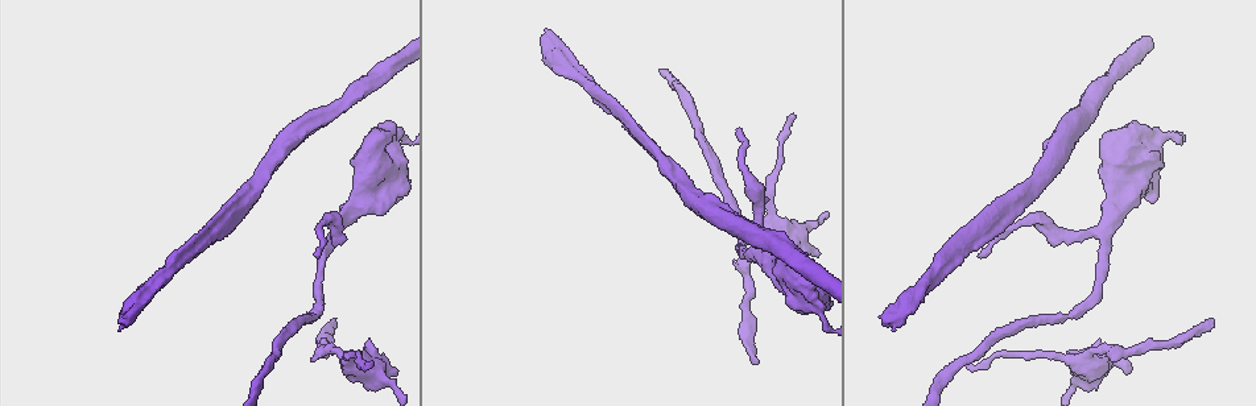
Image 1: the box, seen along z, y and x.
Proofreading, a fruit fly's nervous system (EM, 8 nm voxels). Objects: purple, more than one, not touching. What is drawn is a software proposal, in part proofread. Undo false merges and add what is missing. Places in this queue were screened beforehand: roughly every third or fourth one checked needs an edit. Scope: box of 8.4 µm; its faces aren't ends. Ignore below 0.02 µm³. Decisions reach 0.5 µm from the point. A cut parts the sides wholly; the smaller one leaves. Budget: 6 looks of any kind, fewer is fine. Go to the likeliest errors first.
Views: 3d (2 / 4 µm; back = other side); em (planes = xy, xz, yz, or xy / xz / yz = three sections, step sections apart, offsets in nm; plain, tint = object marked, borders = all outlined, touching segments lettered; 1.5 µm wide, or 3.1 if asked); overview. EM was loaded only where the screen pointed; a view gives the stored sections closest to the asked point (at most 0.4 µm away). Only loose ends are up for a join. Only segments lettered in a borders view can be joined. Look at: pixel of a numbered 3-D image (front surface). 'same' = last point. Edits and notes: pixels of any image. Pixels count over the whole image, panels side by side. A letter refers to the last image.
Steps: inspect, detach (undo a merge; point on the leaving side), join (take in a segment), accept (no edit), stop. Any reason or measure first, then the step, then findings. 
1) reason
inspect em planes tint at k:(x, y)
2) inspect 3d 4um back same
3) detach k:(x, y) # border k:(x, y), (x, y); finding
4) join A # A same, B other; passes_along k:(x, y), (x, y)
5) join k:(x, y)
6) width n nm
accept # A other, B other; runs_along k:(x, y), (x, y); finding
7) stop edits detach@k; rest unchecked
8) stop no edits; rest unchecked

thin end
inspect em xz step 8 tint at 1:(334, 320)

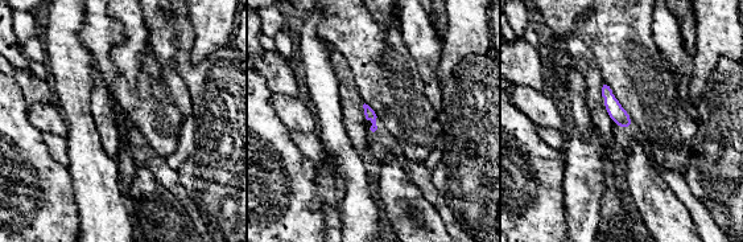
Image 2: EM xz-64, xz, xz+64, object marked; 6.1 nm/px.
cut it another way
inspect em planes borders same

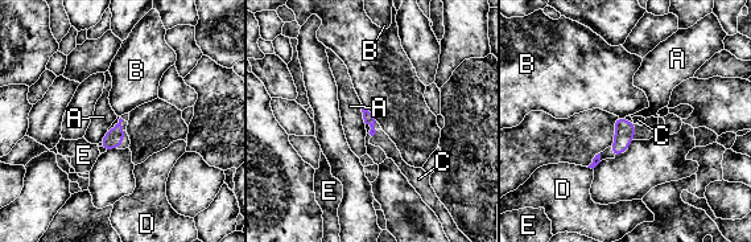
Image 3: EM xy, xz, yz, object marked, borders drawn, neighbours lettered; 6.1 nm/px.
longest_contact A 110 nm
join C # A other, B other, C same, D other, E other; the neuron continues

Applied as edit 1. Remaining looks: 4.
an open end
inspect em planes tint at 1:(1129, 372)

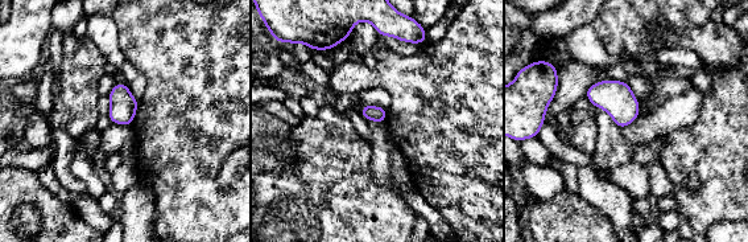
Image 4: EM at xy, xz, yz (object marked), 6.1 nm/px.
inspect em planes borders same

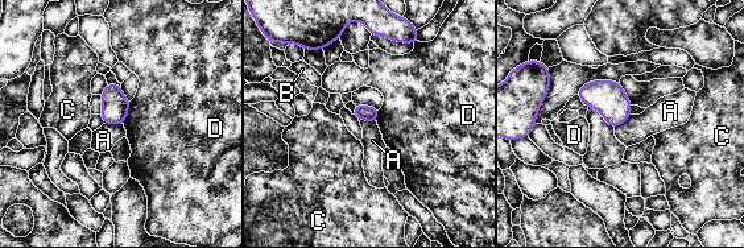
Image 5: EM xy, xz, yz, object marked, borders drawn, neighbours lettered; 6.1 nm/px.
accept # A other, B other, C other, D other; border 5:(104, 123), (123, 125); none of them fits

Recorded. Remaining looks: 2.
sudden change in width
inspect em planes plain at 1:(398, 136)

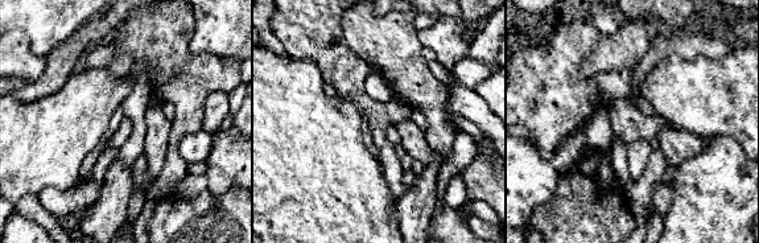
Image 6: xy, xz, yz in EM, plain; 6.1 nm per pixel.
inspect em planes borders same

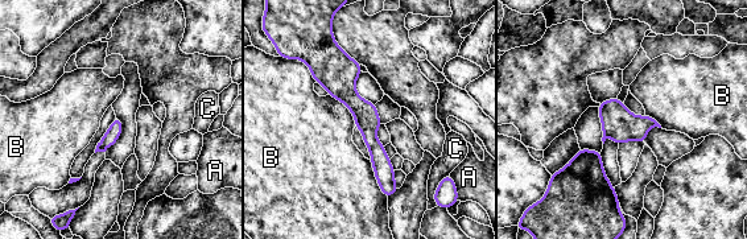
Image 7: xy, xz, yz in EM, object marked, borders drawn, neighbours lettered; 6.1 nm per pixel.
accept # A other, B other, C other; runs_along 7:(329, 56), (366, 115), (388, 193); one neuron here

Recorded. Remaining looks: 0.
stop edits join@3; rest unchecked

